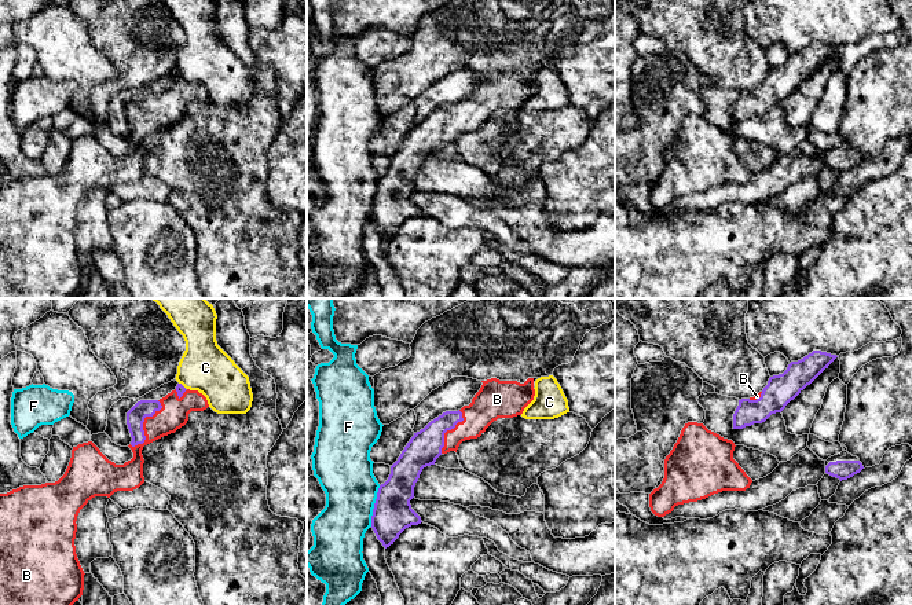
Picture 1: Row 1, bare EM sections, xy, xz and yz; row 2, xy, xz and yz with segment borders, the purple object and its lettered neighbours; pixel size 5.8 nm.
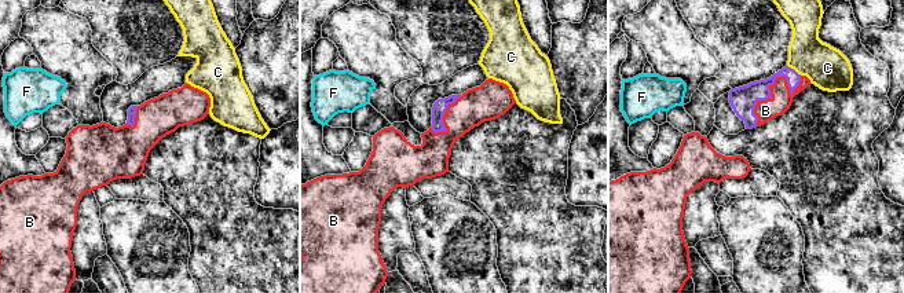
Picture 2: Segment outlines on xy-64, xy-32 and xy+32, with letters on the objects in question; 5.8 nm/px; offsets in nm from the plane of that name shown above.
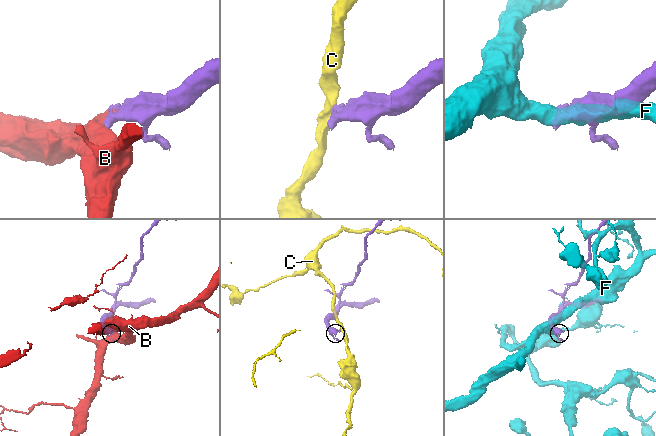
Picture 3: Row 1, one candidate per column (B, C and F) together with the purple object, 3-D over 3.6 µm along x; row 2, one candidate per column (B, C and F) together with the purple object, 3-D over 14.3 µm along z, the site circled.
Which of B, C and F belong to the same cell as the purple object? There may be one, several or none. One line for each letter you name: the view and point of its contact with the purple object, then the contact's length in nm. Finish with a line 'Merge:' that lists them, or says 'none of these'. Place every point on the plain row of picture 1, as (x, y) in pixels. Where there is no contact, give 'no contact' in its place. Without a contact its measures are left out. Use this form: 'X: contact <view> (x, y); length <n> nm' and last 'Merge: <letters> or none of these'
B: contact xy (142, 116); length 320 nm
Merge: B

